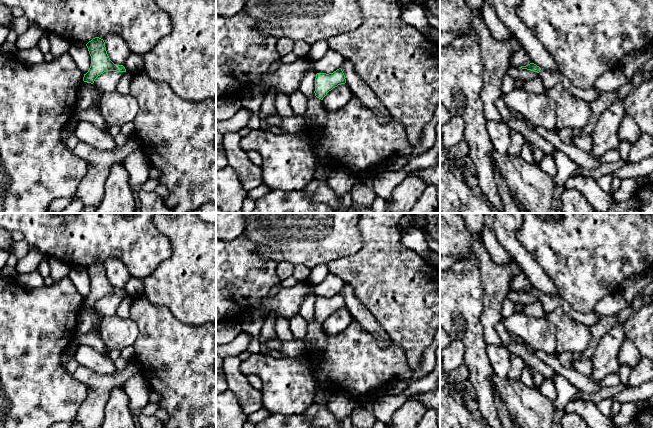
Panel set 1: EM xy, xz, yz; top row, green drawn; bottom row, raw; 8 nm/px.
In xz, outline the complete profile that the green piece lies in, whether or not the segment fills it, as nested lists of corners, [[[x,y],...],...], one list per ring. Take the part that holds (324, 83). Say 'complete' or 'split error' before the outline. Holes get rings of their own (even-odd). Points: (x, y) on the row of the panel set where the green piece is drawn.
complete; [[[341,68],[329,74],[317,73],[315,78],[315,96],[323,100],[329,91],[345,83],[345,75]]]

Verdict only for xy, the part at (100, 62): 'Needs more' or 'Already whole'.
Already whole

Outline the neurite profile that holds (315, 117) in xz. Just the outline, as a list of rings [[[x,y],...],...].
[[[307,59],[311,67],[306,71],[300,82],[299,91],[307,98],[307,111],[304,114],[307,128],[312,132],[321,131],[327,121],[327,110],[323,107],[323,100],[315,96],[315,78],[317,72],[314,69],[315,62]]]

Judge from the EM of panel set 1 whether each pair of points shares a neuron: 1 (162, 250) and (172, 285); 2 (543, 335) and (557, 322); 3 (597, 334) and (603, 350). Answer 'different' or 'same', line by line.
1: different
2: different
3: different

